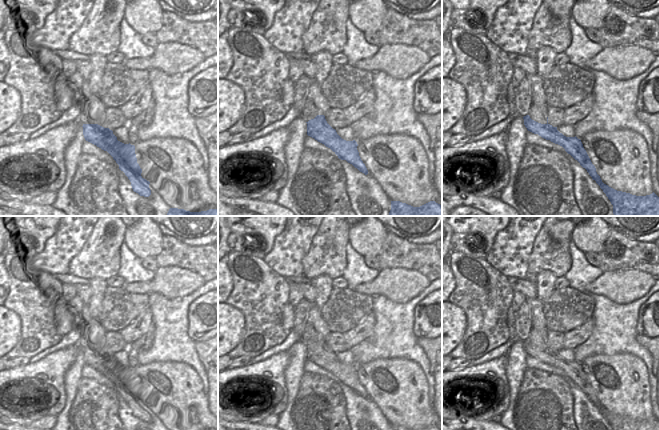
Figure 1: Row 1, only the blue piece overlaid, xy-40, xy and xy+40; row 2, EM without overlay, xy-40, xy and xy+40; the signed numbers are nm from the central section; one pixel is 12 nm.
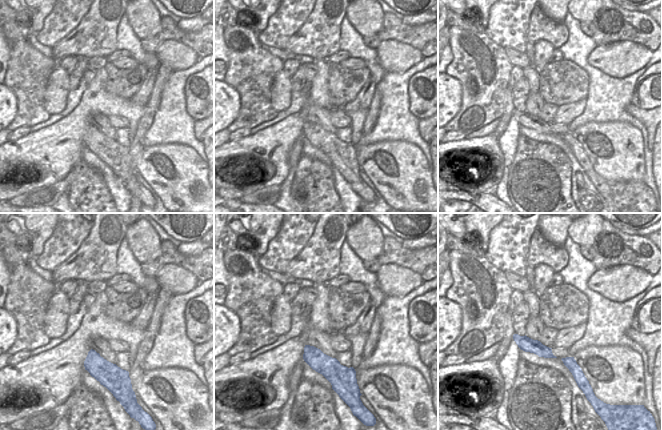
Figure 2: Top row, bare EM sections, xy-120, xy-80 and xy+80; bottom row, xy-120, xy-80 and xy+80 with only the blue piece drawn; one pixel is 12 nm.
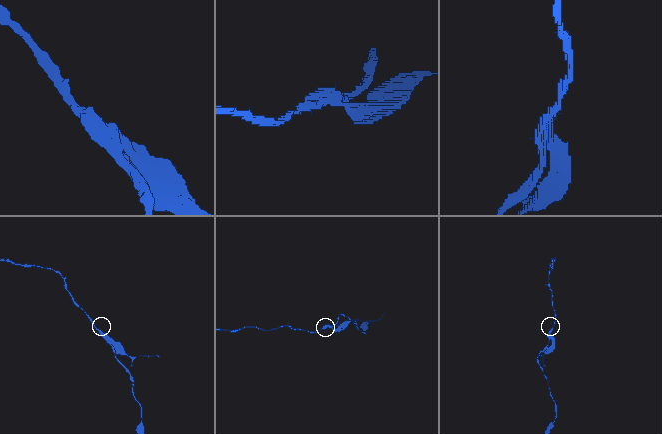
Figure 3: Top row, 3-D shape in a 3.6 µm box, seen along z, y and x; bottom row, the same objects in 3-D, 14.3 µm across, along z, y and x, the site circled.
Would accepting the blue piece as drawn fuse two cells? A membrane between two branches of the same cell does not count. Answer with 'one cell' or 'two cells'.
two cells

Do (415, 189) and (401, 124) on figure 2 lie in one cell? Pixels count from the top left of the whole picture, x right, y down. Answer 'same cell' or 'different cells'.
different cells

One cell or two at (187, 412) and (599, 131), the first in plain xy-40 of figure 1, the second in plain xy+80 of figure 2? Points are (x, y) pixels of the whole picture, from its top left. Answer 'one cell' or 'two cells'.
one cell

